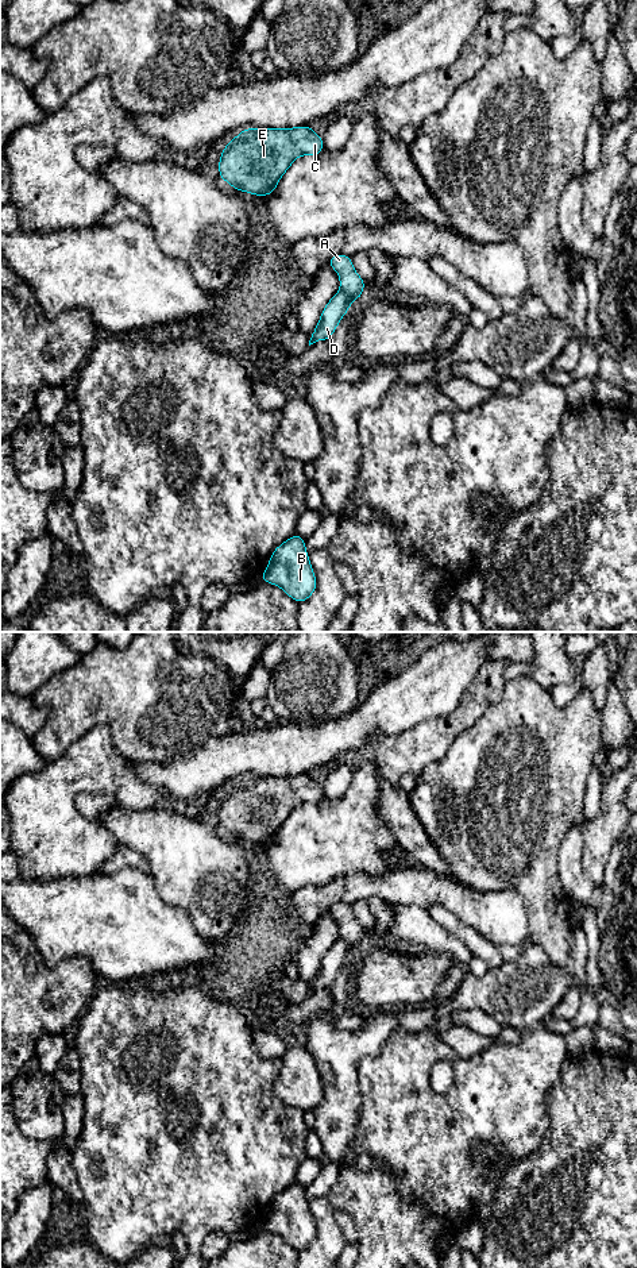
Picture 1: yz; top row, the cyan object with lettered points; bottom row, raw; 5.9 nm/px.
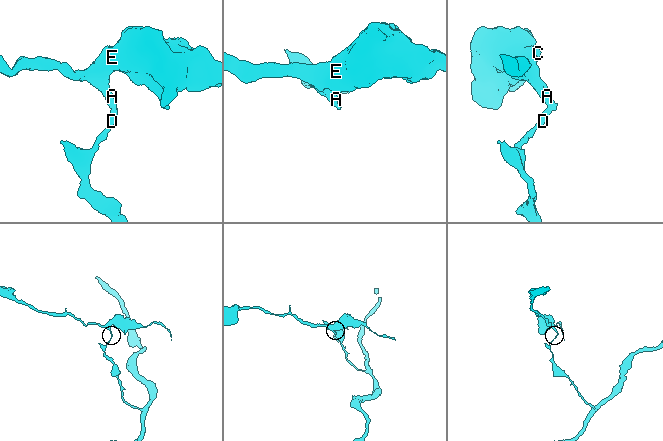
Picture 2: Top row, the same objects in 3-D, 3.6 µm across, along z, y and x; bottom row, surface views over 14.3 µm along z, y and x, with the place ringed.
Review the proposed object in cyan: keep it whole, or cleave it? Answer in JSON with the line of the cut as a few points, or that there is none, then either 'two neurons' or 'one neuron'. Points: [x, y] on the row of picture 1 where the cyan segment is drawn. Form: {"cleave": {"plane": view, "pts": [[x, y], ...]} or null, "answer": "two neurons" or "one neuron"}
{"cleave": {"plane": "yz", "pts": [[340, 288], [350, 297]]}, "answer": "two neurons"}

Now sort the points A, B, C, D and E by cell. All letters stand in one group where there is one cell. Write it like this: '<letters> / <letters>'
A C E / B D

